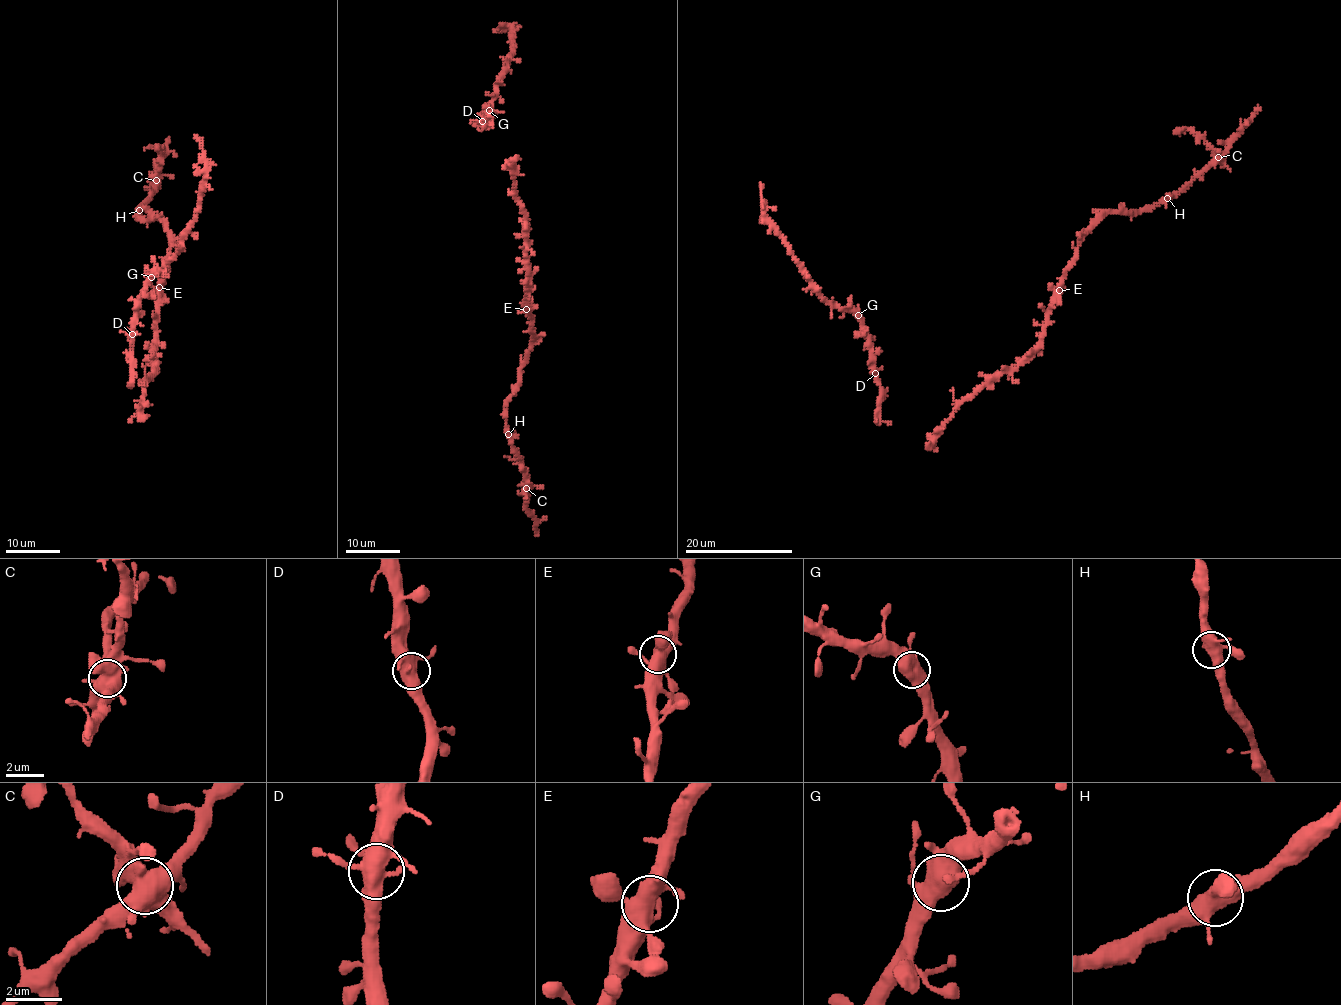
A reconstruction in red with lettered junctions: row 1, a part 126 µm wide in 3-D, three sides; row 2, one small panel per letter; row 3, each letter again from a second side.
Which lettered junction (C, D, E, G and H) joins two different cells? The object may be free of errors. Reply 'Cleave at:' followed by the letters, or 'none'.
Cleave at: C

